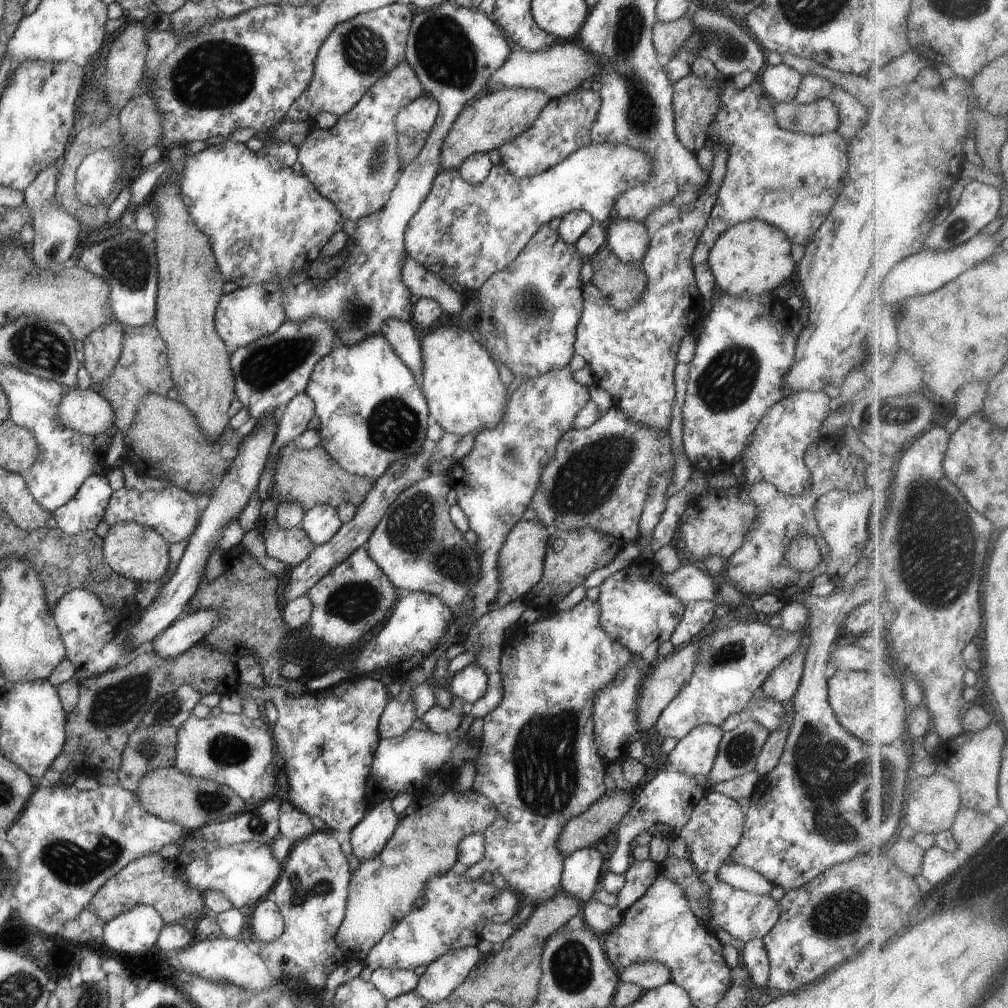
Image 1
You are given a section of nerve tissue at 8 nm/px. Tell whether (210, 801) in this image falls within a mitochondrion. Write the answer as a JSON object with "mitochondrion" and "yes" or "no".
{"mitochondrion":"yes"}

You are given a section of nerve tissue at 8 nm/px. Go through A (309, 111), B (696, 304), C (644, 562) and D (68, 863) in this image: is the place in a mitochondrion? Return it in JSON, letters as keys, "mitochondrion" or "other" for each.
{"A":"other","B":"other","C":"other","D":"mitochondrion"}

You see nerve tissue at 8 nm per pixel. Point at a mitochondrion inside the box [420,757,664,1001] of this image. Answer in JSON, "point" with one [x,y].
{"point":[571,966]}

